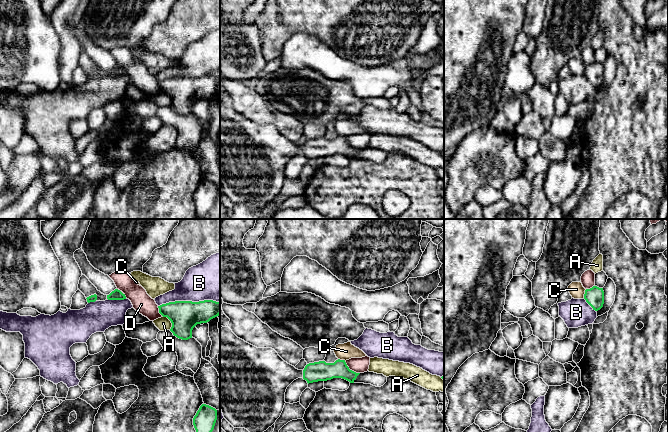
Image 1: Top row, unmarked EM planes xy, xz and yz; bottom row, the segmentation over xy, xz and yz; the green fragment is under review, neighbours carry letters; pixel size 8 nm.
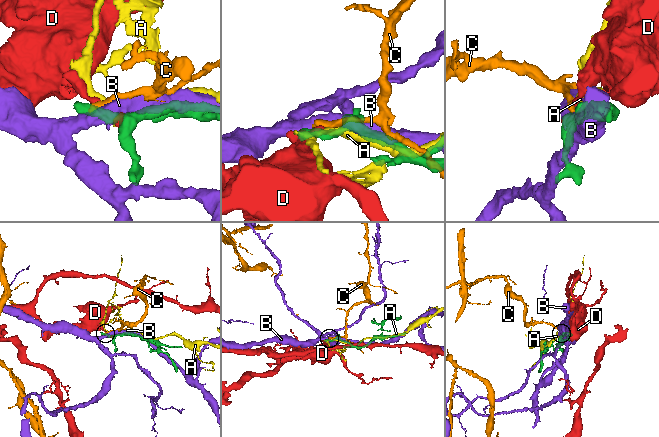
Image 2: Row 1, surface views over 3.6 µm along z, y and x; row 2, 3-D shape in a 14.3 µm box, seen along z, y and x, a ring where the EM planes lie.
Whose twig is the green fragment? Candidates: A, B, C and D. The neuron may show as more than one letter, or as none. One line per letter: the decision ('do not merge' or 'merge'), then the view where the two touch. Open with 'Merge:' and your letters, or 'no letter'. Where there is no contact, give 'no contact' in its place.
Merge: no letter
A: do not merge | xy
B: do not merge | xy
C: do not merge | yz
D: do not merge | xz

